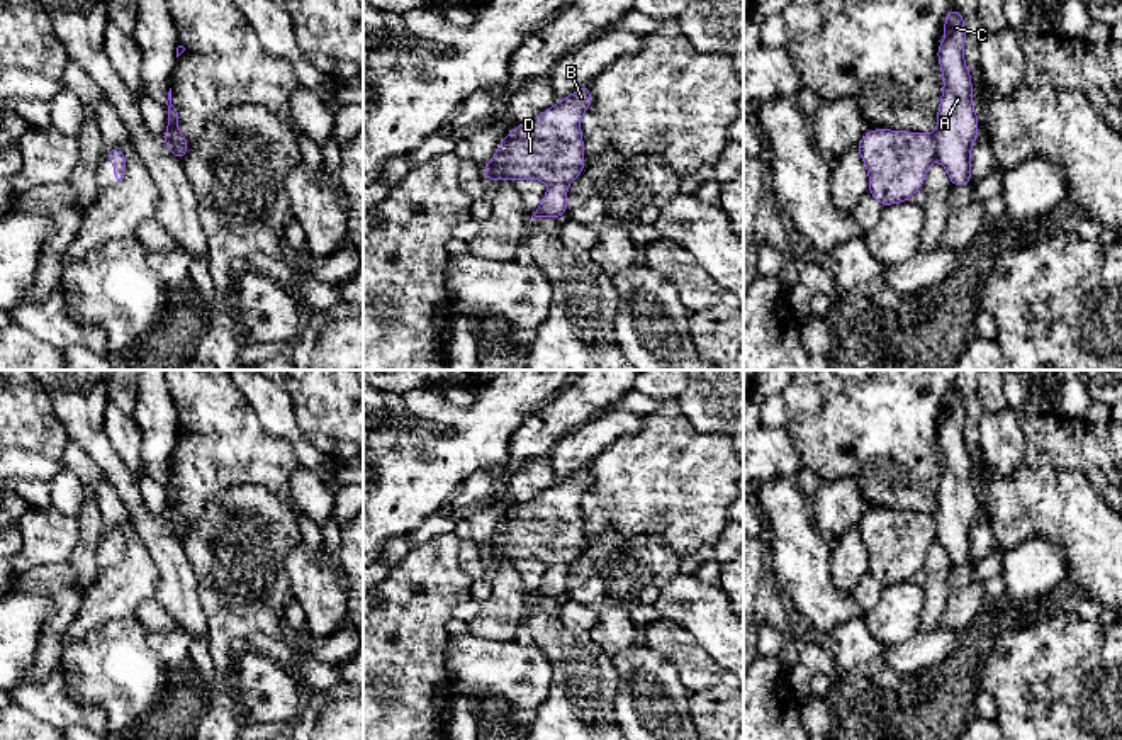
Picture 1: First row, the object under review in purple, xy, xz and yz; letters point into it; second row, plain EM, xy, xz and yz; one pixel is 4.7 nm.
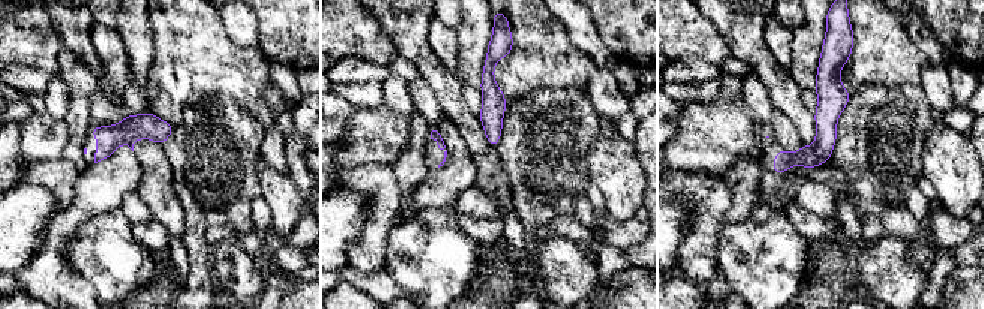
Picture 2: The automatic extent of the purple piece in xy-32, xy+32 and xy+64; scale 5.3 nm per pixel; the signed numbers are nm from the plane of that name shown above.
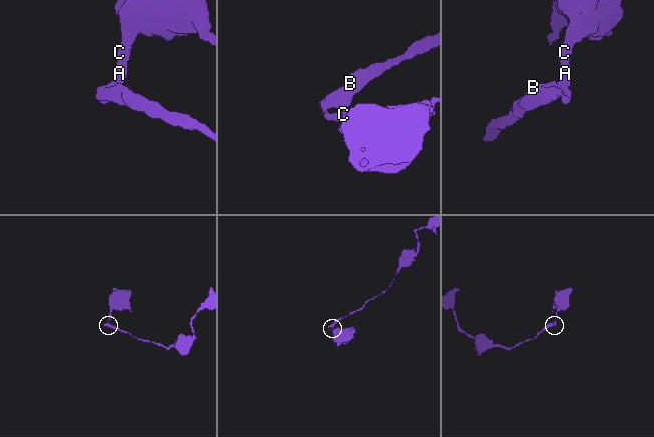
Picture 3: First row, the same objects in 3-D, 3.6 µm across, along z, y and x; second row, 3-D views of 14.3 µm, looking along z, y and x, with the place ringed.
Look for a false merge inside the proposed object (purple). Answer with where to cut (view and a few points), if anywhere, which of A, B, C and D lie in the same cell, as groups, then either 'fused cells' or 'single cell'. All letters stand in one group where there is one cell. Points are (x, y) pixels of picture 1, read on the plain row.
no cut | A B C D | single cell

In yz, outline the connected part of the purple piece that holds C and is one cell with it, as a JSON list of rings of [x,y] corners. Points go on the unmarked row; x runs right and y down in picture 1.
[[[959,387],[945,394],[944,407],[945,418],[937,428],[944,458],[937,514],[872,509],[856,526],[869,553],[867,572],[883,587],[906,582],[922,570],[934,540],[942,543],[952,567],[971,565],[971,526],[978,519],[979,501],[964,443],[968,412]]]

